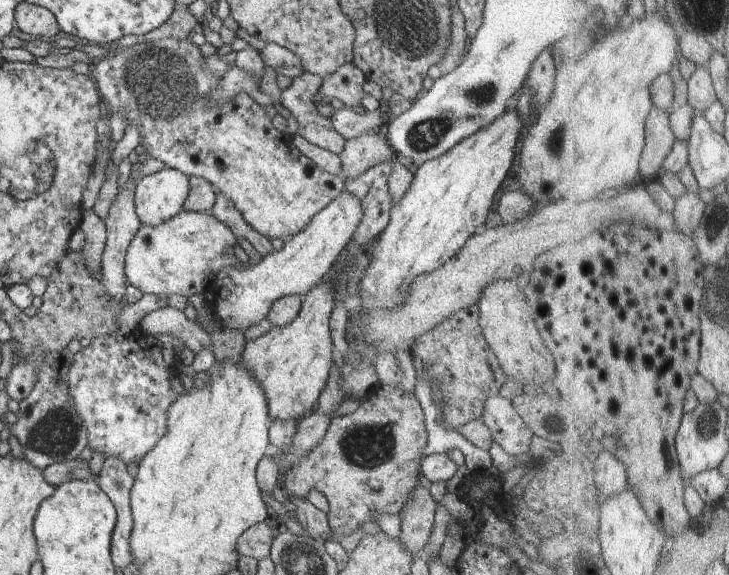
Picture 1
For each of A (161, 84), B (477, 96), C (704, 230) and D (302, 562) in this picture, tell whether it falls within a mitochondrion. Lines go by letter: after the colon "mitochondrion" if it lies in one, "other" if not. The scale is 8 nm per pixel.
A: mitochondrion
B: mitochondrion
C: other
D: mitochondrion

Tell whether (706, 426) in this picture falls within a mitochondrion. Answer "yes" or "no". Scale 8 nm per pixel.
yes

